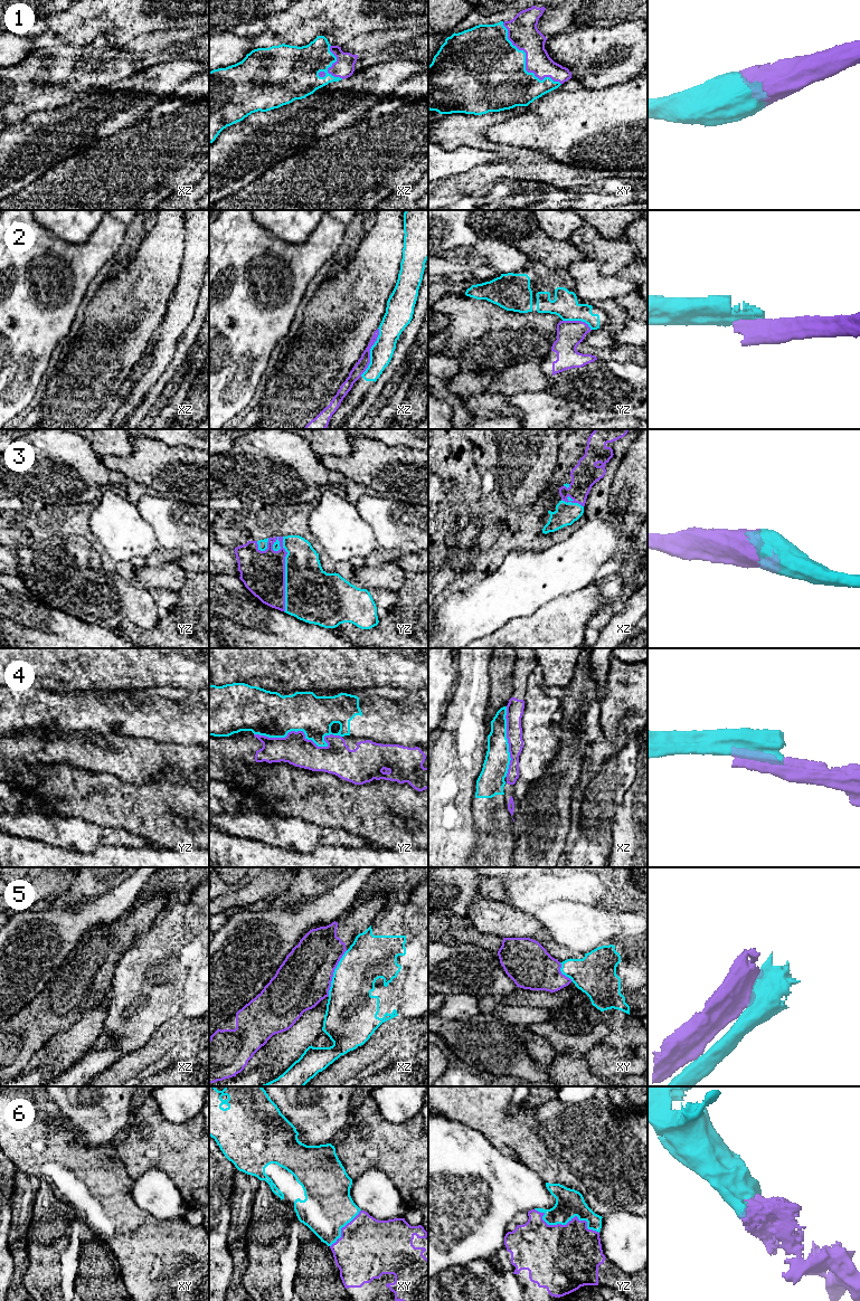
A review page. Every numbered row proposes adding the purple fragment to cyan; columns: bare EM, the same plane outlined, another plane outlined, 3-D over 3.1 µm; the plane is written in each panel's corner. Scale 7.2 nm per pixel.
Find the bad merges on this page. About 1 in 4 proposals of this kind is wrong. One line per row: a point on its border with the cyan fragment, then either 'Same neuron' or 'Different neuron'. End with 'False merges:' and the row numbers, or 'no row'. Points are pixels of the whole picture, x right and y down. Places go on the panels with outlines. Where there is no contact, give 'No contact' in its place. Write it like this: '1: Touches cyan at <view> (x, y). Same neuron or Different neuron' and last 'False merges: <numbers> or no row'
1: Touches cyan at xy (525, 62). Same neuron
2: Touches cyan at xz (370, 352). Different neuron
3: Touches cyan at yz (285, 573). Same neuron
4: Touches cyan at yz (304, 733). Different neuron
5: Touches cyan at xz (333, 972). Different neuron
6: Touches cyan at yz (566, 1223). Same neuron
False merges: 2, 4, 5

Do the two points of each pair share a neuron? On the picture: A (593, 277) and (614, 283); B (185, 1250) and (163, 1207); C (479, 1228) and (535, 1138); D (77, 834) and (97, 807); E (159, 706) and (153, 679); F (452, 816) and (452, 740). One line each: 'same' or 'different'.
A: same
B: different
C: different
D: different
E: different
F: same

